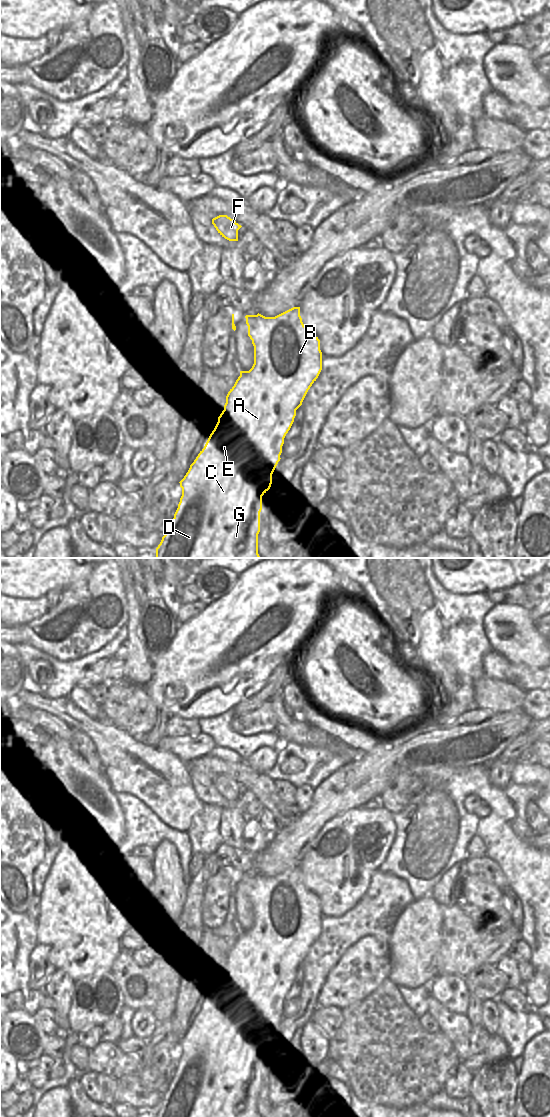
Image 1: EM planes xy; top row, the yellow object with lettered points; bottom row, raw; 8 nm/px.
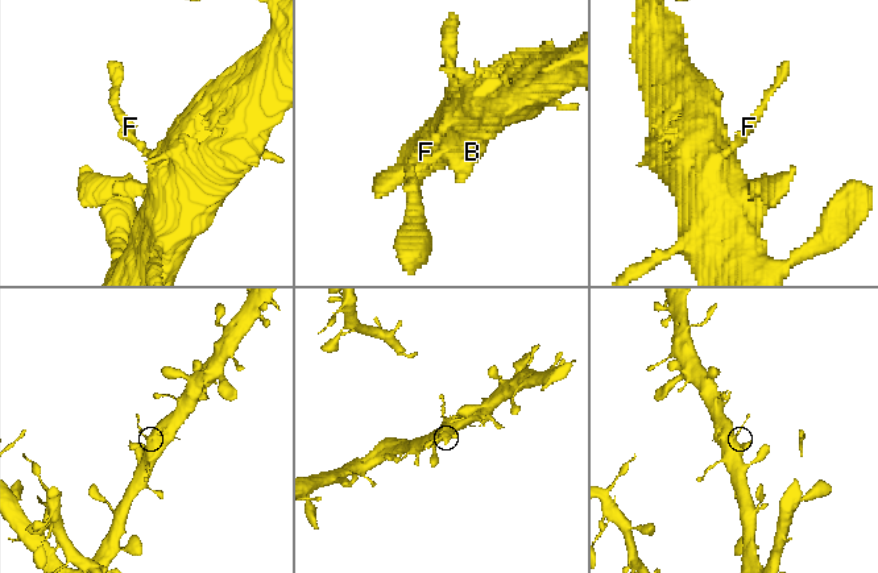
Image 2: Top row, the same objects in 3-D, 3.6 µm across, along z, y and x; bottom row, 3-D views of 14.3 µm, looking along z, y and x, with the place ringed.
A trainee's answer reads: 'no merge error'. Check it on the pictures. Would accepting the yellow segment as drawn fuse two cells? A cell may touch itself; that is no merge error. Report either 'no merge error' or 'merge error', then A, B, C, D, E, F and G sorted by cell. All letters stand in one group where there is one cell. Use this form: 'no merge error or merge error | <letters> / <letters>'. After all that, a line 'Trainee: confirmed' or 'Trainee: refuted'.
no merge error | A B C D E F G
Trainee: confirmed

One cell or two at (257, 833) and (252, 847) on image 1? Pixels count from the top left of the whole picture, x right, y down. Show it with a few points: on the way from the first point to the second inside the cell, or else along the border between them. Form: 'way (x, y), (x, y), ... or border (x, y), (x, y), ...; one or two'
way (254, 836), (252, 844); one

